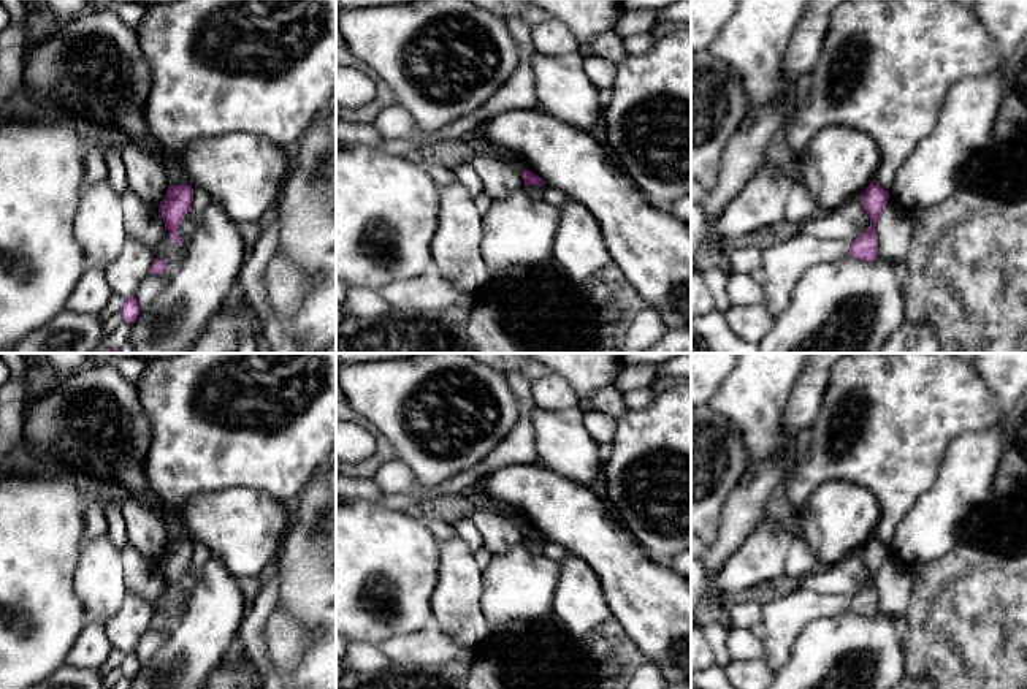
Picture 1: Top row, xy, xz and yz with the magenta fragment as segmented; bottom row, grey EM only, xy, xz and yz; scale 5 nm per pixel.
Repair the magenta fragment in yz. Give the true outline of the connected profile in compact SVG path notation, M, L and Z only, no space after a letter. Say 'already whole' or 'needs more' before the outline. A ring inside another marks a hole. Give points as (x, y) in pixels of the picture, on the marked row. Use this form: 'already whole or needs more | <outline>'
already whole | M875 181L861 193L861 200L865 214L870 217L870 226L851 242L849 255L854 260L873 261L878 258L878 234L875 225L889 200L889 192L881 188Z

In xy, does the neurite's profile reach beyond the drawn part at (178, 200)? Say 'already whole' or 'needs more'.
already whole

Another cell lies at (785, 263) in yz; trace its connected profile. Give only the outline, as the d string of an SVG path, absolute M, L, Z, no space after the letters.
M794 234L762 250L762 271L765 282L761 285L765 309L777 317L789 304L796 285L808 269L830 263L849 253L851 242L845 239L818 239L808 234Z

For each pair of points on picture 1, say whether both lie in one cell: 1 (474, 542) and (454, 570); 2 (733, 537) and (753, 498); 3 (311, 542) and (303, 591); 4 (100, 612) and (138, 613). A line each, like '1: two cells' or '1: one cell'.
1: two cells
2: one cell
3: one cell
4: two cells

